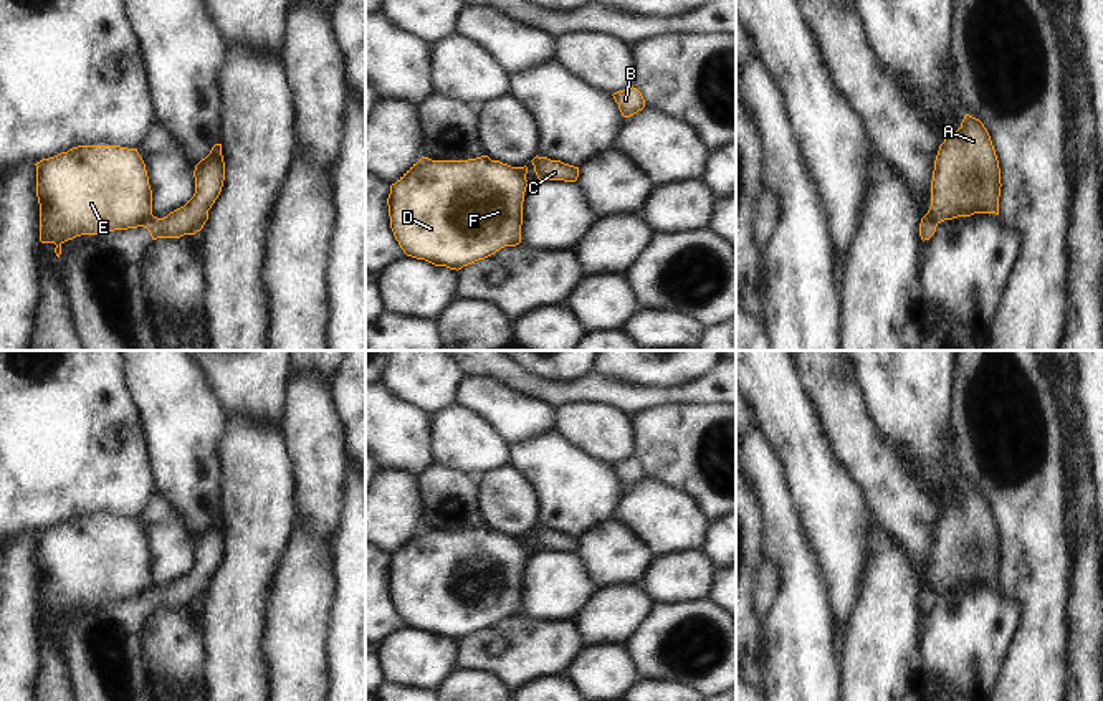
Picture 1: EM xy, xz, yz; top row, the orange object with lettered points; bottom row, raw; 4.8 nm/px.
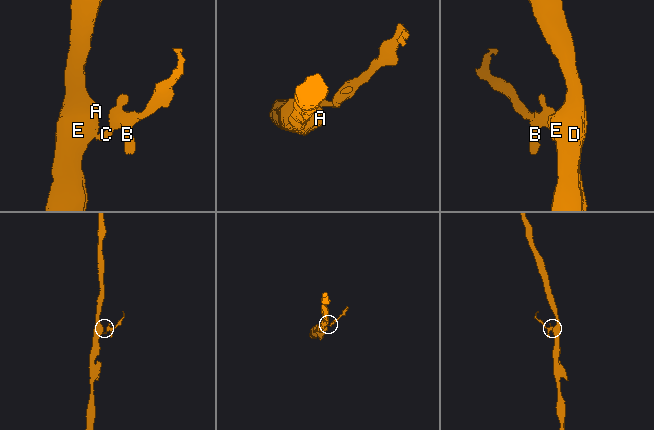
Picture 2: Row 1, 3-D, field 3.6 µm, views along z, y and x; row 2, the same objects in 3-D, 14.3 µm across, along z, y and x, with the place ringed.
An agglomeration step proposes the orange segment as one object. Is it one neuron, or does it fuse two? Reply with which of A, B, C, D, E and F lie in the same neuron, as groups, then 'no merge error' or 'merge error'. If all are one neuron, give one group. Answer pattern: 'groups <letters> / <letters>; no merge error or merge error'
groups A D E F / B C; merge error

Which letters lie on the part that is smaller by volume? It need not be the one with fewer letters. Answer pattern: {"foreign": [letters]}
{"foreign": ["B", "C"]}

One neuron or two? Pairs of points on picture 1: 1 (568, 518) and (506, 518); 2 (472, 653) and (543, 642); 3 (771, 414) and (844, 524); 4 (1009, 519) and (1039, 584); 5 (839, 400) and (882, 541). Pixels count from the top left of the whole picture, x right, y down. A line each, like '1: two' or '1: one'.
1: two
2: one
3: one
4: one
5: two

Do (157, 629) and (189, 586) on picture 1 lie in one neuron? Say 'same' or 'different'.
different

